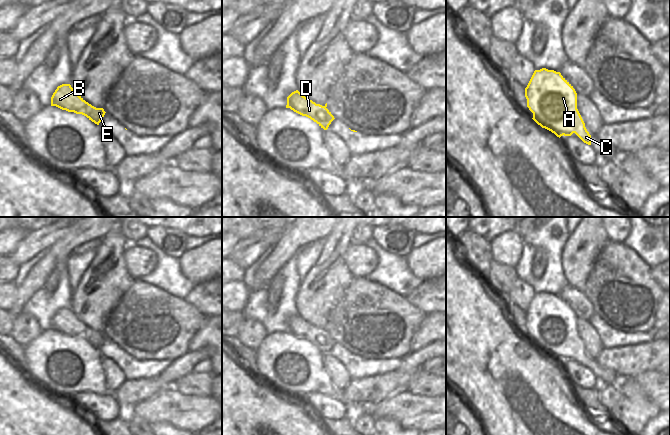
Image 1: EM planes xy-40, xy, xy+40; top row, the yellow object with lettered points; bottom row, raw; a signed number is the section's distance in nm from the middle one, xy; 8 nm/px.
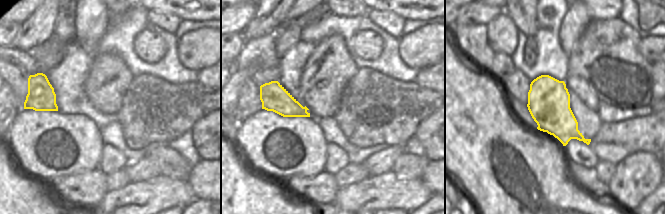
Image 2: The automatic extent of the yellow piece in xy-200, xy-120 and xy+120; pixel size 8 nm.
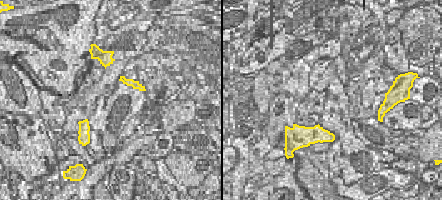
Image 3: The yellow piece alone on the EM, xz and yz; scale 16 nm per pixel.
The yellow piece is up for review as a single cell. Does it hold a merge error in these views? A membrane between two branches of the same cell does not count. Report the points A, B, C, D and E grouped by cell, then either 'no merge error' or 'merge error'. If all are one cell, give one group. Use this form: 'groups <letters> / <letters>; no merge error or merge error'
groups A C / B D E; merge error

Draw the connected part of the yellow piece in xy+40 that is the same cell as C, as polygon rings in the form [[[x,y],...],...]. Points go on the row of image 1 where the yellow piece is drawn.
[[[542,68],[535,70],[525,88],[527,107],[533,113],[533,120],[557,137],[571,136],[575,133],[584,143],[591,145],[591,135],[577,109],[577,93],[560,72]]]

